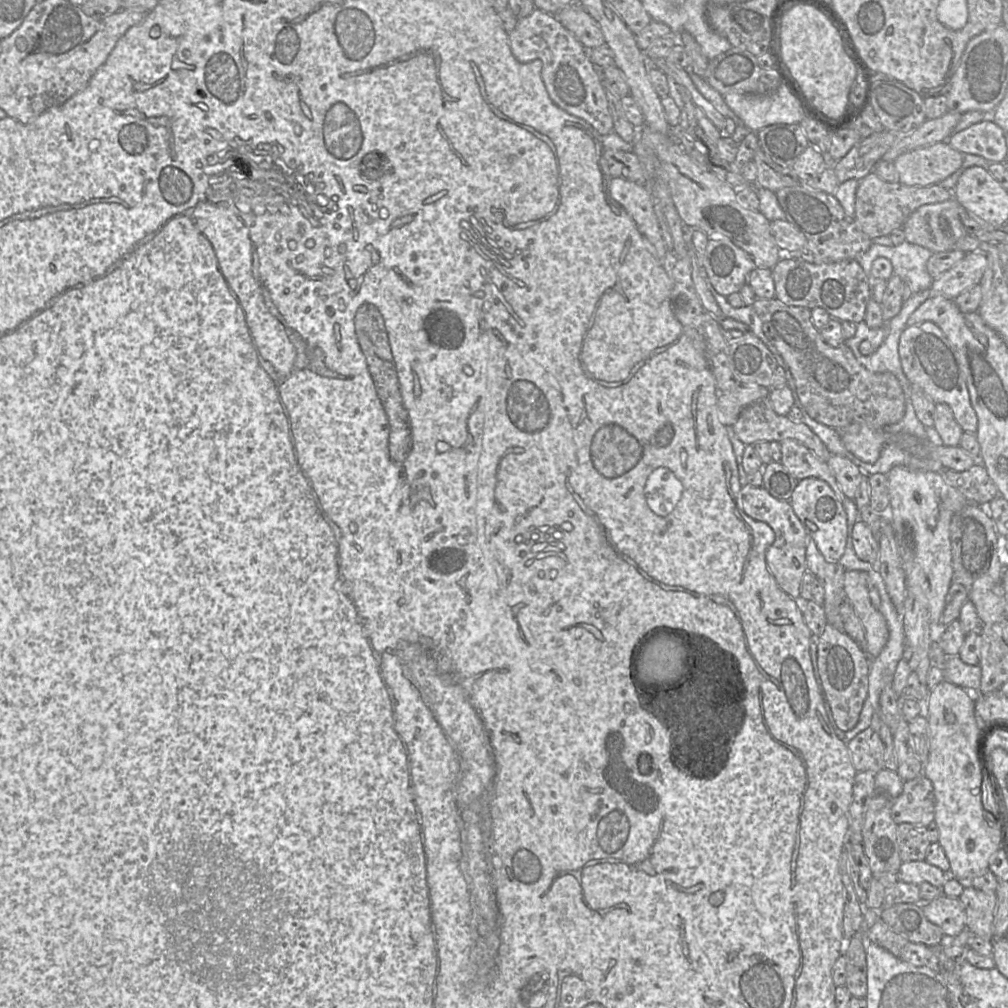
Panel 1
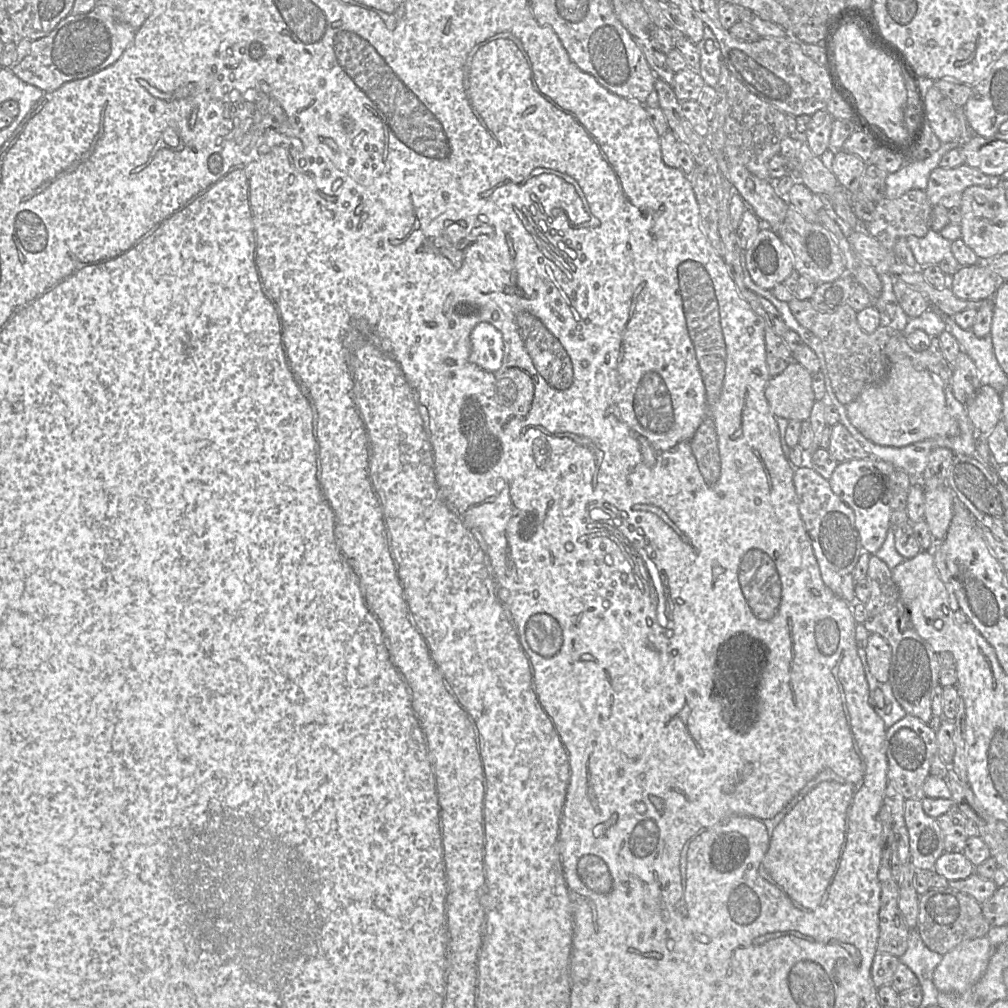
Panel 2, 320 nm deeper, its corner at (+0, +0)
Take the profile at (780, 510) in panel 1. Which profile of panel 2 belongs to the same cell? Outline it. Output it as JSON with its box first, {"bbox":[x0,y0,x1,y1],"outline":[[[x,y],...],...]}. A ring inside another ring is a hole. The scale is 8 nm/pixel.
{"bbox":[793,466,863,603],"outline":[[[809,466],[795,469],[793,477],[799,514],[811,540],[824,584],[840,599],[860,603],[855,598],[854,568],[863,553],[854,511],[832,491],[829,481]]]}

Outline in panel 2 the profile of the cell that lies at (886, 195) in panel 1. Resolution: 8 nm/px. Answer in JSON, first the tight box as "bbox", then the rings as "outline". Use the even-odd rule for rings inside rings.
{"bbox":[925,164,1000,210],"outline":[[[963,164],[955,168],[940,168],[934,169],[928,179],[928,184],[925,193],[932,207],[943,206],[948,210],[953,207],[959,207],[963,192],[972,186],[993,187],[1000,177],[990,177],[985,175],[980,170]]]}

